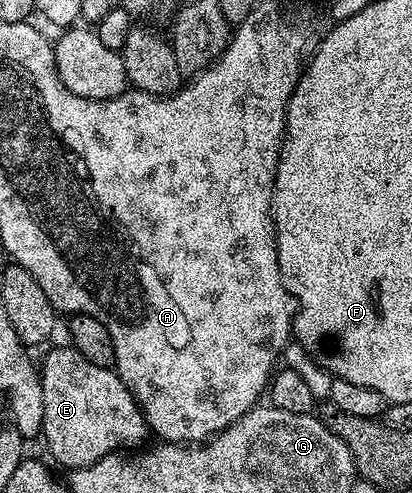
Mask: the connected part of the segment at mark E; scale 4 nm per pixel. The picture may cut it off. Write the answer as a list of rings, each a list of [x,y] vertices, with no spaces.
[[[63,344],[47,352],[42,366],[40,362],[40,377],[44,396],[41,437],[46,438],[51,456],[65,468],[91,466],[96,460],[115,453],[119,449],[117,446],[138,446],[148,438],[146,417],[142,415],[142,409],[122,382],[122,377],[111,367],[92,364],[92,360],[84,360],[84,356],[80,356],[80,352],[73,346]]]

